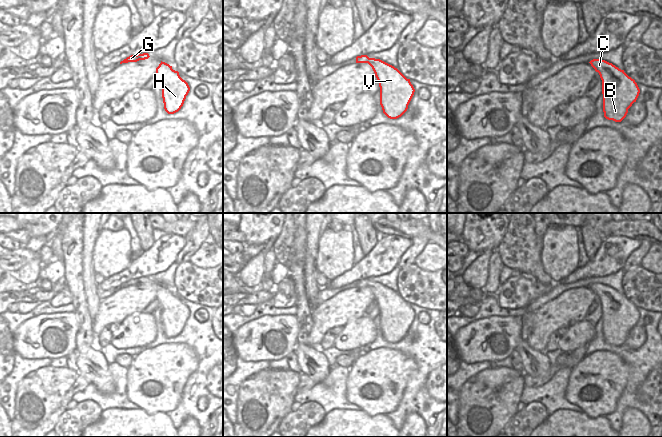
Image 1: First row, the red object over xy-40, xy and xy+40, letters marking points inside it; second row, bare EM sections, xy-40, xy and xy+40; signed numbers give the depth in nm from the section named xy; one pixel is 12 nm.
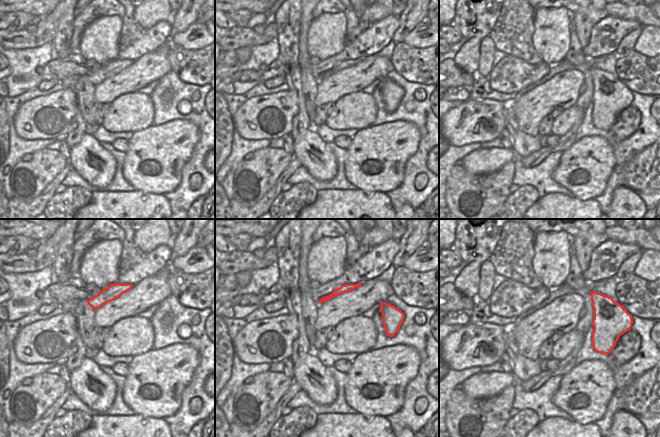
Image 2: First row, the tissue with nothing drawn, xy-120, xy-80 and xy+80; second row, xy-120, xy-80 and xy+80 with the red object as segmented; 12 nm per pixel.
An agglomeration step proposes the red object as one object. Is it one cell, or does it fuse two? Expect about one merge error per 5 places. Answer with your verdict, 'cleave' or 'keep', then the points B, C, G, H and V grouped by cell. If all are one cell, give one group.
keep; groups B C G H V

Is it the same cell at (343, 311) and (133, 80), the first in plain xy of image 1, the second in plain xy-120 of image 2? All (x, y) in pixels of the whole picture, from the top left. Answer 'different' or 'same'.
same

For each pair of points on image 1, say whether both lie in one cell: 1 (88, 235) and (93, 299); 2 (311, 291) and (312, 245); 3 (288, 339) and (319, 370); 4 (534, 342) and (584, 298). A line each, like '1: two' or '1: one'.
1: one
2: one
3: two
4: one

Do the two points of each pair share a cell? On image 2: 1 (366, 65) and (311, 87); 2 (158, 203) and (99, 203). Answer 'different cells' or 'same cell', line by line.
1: different cells
2: same cell

